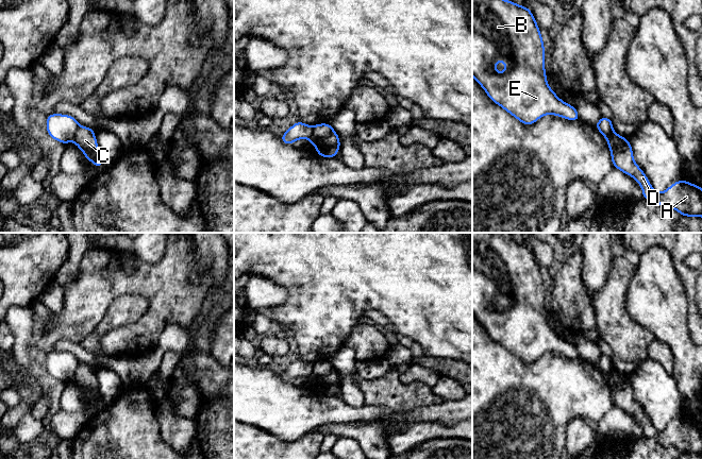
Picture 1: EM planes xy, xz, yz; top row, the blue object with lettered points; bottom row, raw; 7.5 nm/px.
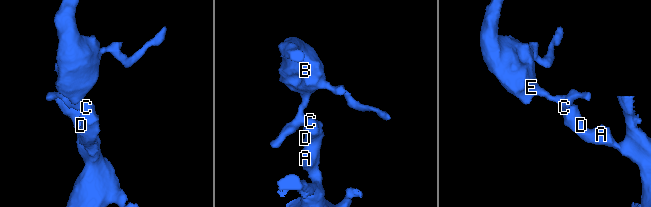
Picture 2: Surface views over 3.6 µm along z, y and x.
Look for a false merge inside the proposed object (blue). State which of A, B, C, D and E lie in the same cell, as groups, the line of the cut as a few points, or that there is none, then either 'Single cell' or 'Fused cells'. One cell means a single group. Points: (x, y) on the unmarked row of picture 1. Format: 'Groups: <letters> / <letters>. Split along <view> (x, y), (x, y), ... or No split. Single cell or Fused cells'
Groups: A C D / B E. Split along xy (79, 363), (72, 378). Fused cells

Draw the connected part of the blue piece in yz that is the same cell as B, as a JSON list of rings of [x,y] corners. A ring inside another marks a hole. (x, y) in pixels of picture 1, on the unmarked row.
[[[472,233],[472,314],[494,341],[523,363],[532,363],[545,353],[555,353],[570,359],[581,358],[576,346],[559,337],[547,320],[544,277],[531,246],[524,243],[496,233]],[[499,299],[505,301],[503,311],[495,307]]]

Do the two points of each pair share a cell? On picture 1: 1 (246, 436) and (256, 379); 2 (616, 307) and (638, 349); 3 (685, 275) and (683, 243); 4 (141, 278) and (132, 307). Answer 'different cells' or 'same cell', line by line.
1: different cells
2: same cell
3: same cell
4: different cells

